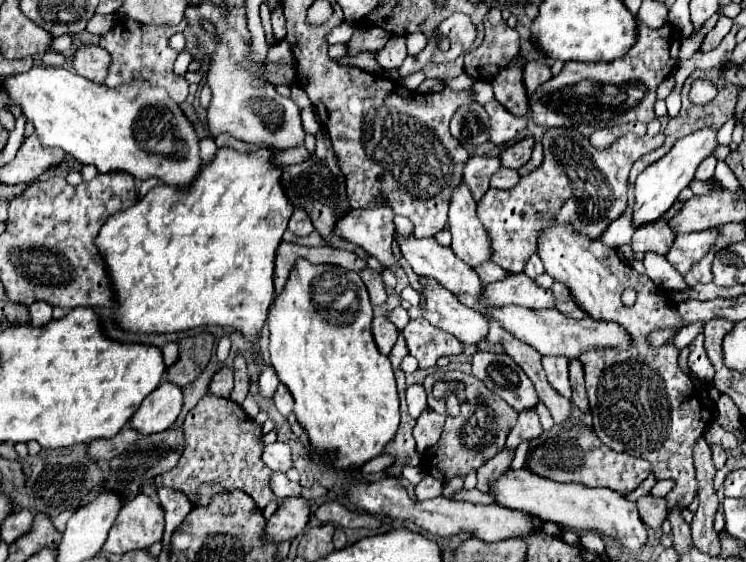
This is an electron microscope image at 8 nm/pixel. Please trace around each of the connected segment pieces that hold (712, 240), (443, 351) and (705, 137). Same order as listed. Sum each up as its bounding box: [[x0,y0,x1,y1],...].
[[665,228,719,274],[403,318,463,368],[633,126,719,226]]

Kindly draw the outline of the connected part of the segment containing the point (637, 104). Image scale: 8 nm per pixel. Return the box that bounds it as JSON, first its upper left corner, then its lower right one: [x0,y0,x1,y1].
[529,22,681,136]

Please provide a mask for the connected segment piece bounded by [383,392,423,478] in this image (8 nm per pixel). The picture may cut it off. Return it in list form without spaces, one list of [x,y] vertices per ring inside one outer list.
[[[399,392],[399,400],[401,400],[401,424],[399,424],[399,430],[393,436],[393,440],[383,450],[383,454],[391,454],[395,458],[395,462],[389,468],[385,468],[387,476],[393,476],[393,478],[401,476],[403,466],[419,466],[421,458],[423,458],[417,452],[415,440],[413,440],[413,434],[411,434],[411,430],[415,426],[415,420],[407,412],[405,392]]]

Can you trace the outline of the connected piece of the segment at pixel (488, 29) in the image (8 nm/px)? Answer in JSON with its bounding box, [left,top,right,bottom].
[465,8,519,80]

